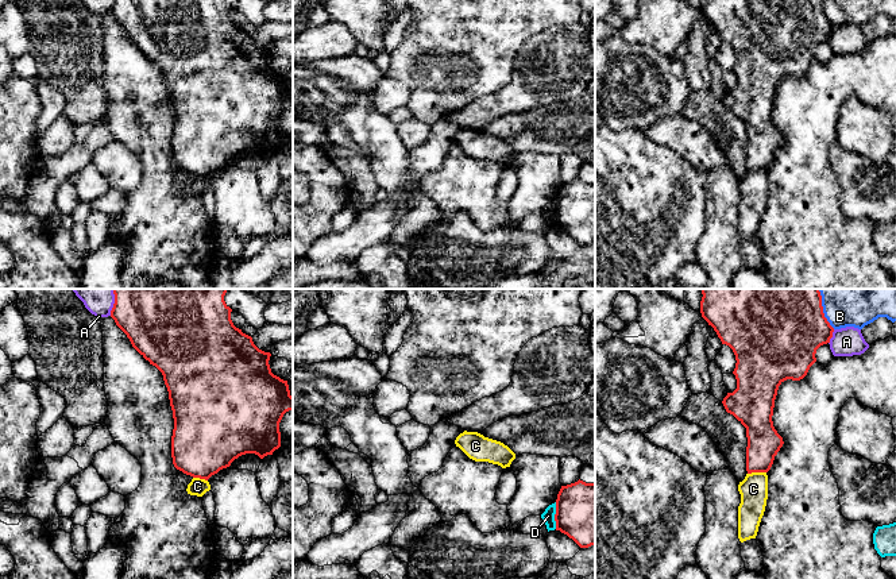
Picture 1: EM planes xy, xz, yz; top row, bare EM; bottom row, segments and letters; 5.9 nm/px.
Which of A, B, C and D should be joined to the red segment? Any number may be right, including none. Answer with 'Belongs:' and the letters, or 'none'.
Belongs: none

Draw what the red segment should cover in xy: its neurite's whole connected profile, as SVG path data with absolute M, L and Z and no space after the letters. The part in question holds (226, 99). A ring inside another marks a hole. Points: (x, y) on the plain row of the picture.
M115 0L111 8L111 15L127 32L132 45L163 73L174 116L171 134L171 155L174 165L186 173L205 178L220 167L229 165L231 161L242 153L255 151L260 157L273 153L273 150L281 144L279 120L286 109L293 108L293 94L290 93L287 78L271 70L269 62L271 51L259 47L254 42L251 34L243 31L242 27L233 23L231 9L232 7L225 0Z

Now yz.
M700 0L700 11L714 26L722 42L729 43L735 53L737 61L733 72L737 77L737 86L727 90L722 101L726 109L746 126L746 169L748 171L768 170L784 142L772 119L779 84L787 77L800 78L807 73L816 59L816 47L830 40L834 26L824 15L822 0Z

